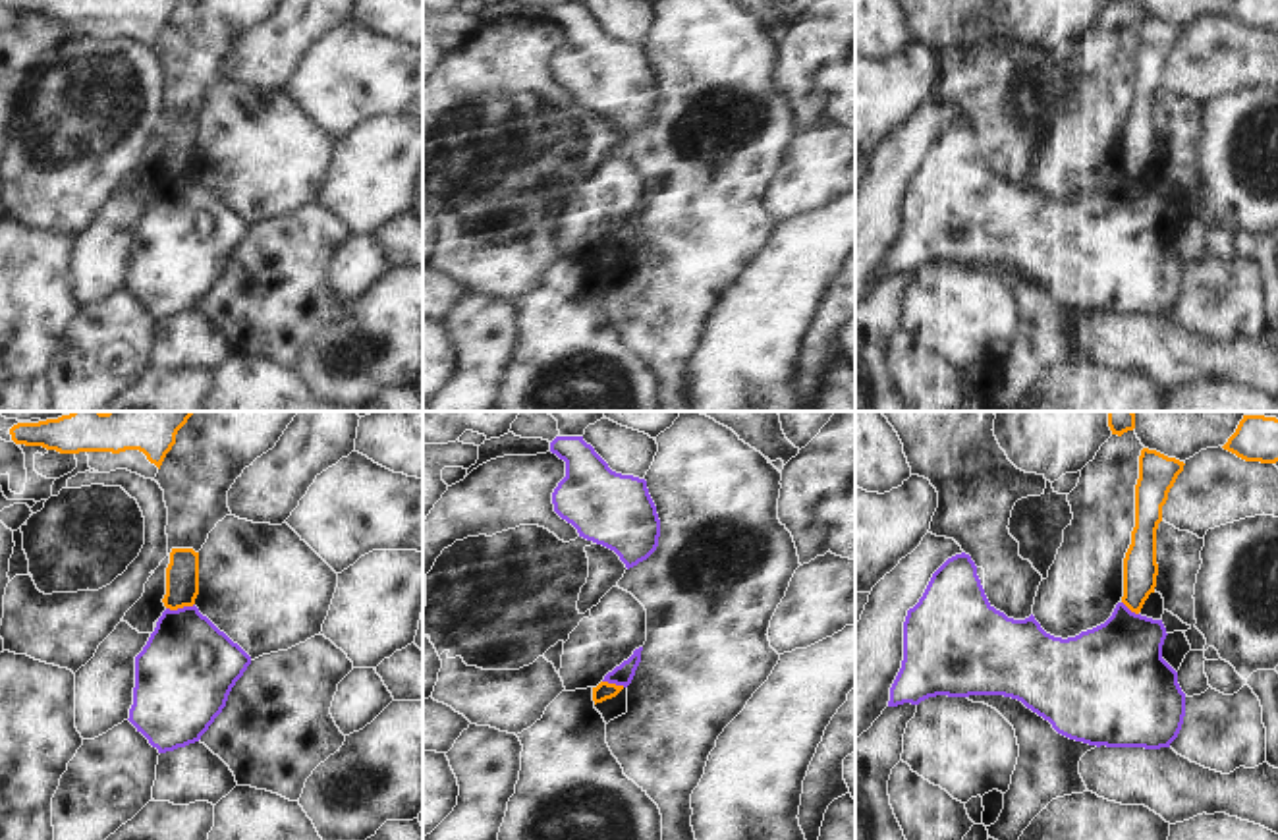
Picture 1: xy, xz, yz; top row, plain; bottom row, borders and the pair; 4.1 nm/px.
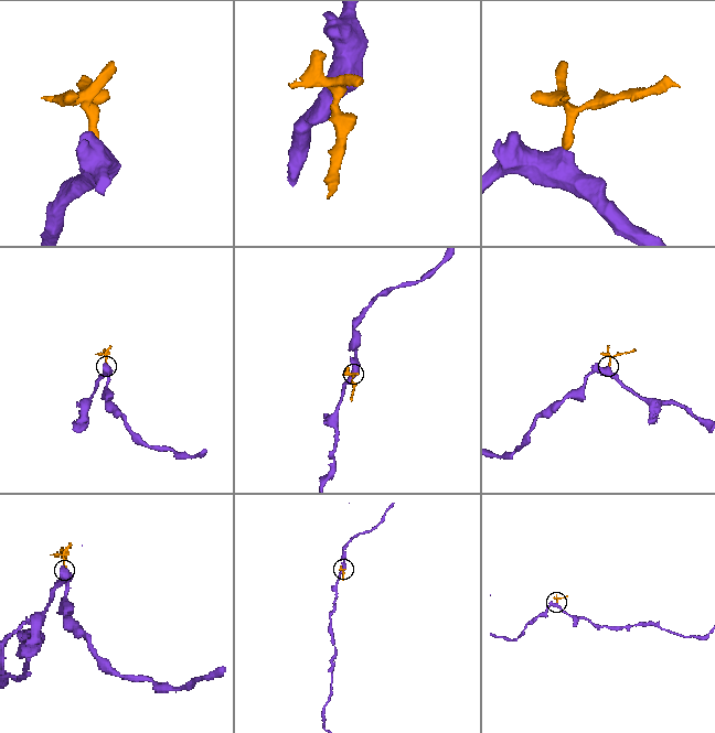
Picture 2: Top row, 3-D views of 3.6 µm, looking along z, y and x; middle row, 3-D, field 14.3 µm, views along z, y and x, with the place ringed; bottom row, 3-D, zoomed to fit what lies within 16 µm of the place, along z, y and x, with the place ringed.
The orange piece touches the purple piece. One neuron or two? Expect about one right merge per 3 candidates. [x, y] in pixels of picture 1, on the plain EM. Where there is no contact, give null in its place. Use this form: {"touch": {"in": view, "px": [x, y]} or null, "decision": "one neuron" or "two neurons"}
{"touch": {"in": "xy", "px": [180, 174]}, "decision": "two neurons"}

